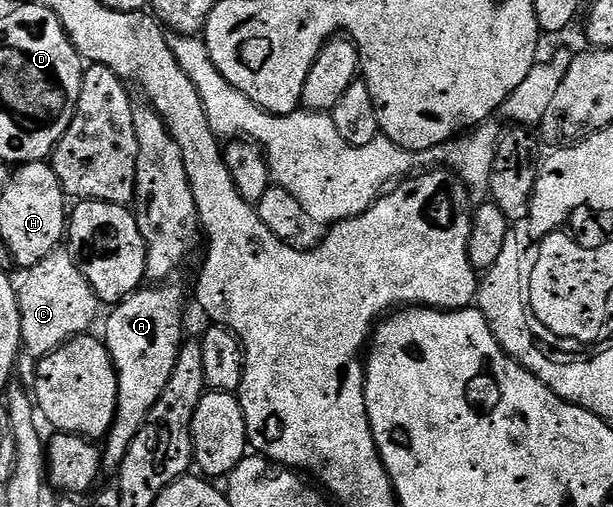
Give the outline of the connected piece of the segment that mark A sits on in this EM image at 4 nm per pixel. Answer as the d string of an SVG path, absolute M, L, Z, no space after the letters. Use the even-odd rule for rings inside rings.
M155 284L152 290L140 288L128 298L123 299L114 307L115 310L107 318L107 335L105 341L107 351L115 362L115 375L117 376L117 408L115 419L110 432L105 436L101 446L103 455L103 470L109 472L118 471L119 465L125 460L125 452L129 452L129 444L141 432L153 404L165 392L165 384L169 384L169 376L175 367L175 361L179 355L179 347L184 341L183 335L183 290L179 286L167 286L171 284Z

